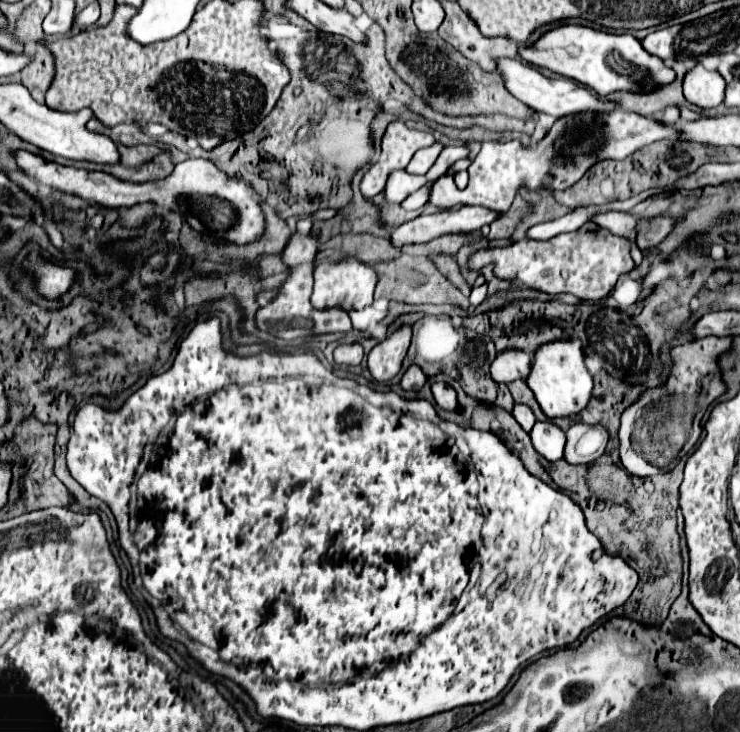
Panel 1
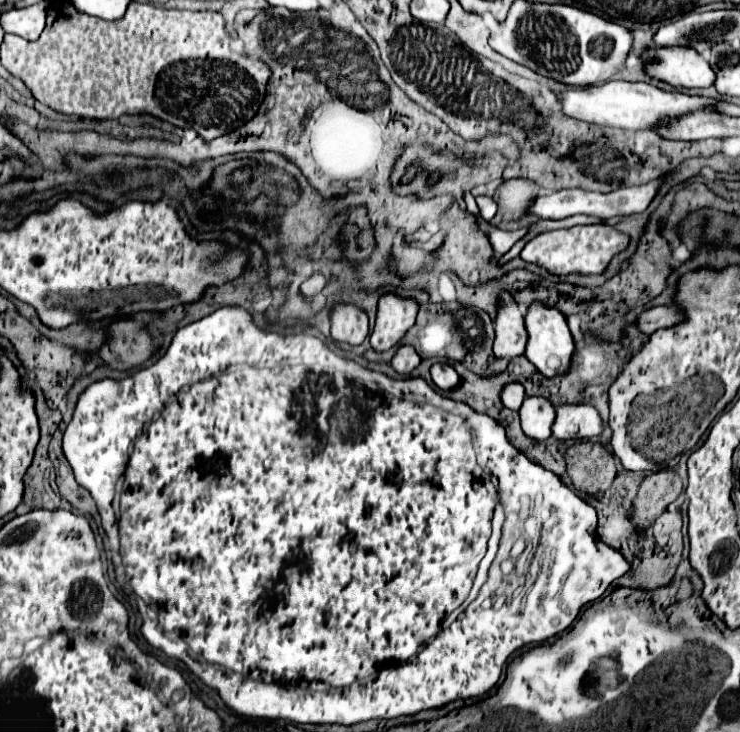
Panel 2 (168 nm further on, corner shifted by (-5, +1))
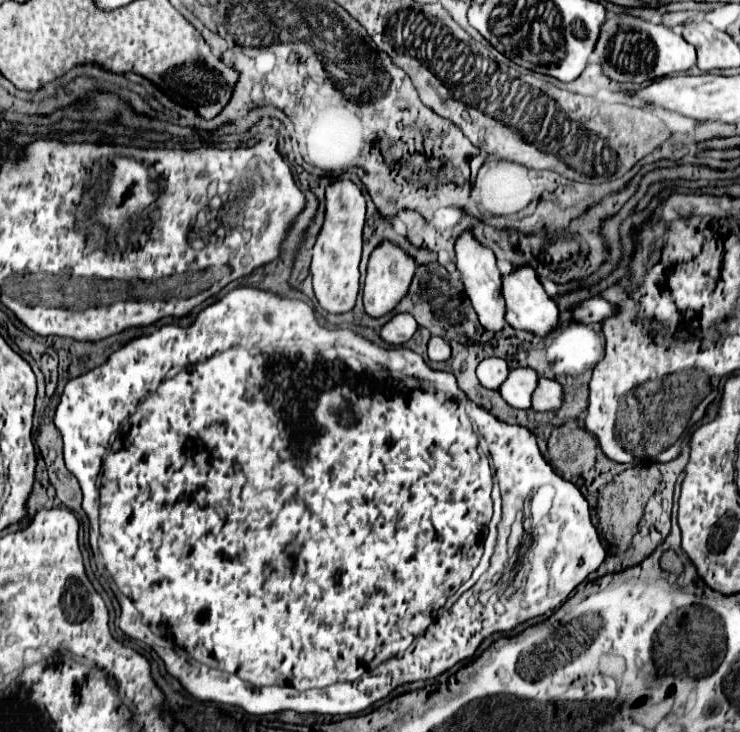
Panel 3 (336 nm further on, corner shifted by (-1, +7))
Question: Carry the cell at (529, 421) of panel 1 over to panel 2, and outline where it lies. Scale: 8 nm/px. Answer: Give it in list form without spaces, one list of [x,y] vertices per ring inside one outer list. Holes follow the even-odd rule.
[[[511,382],[511,384],[505,384],[503,386],[503,390],[501,390],[501,402],[507,406],[507,408],[511,408],[511,410],[519,410],[519,406],[521,406],[521,402],[523,402],[523,398],[525,398],[525,388],[523,388],[523,384],[519,384],[519,382]]]

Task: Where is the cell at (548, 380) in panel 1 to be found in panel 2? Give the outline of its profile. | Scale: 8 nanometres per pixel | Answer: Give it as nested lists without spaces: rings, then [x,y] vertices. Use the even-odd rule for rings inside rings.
[[[533,302],[525,314],[525,330],[527,330],[525,356],[529,358],[531,364],[537,366],[537,370],[543,376],[551,378],[555,374],[563,374],[569,370],[575,344],[573,344],[573,336],[569,332],[565,316],[555,306],[545,306],[541,302]]]

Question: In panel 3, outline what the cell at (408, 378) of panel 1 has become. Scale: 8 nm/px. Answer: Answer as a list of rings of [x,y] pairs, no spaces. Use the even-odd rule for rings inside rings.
[[[397,314],[381,328],[381,338],[389,346],[403,346],[413,338],[415,332],[417,332],[415,318],[409,314]]]

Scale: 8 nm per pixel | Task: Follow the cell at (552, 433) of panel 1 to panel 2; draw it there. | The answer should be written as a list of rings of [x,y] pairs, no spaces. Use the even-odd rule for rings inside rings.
[[[527,396],[519,408],[519,418],[527,436],[547,440],[551,436],[551,422],[555,420],[555,408],[543,396]]]

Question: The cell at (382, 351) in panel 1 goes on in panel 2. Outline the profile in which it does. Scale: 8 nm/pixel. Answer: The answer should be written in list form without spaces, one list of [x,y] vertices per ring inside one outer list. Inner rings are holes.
[[[381,294],[377,302],[377,318],[371,330],[371,346],[383,352],[397,346],[405,332],[415,324],[419,304],[415,298],[403,298],[397,294]]]

